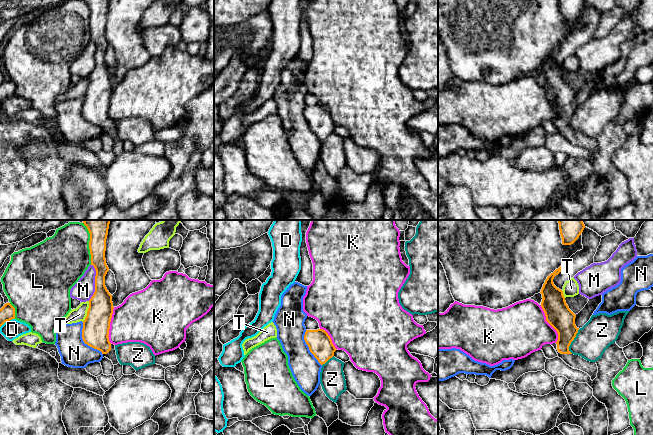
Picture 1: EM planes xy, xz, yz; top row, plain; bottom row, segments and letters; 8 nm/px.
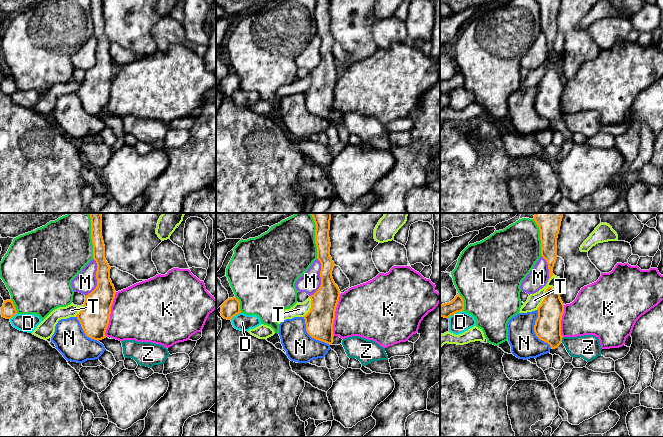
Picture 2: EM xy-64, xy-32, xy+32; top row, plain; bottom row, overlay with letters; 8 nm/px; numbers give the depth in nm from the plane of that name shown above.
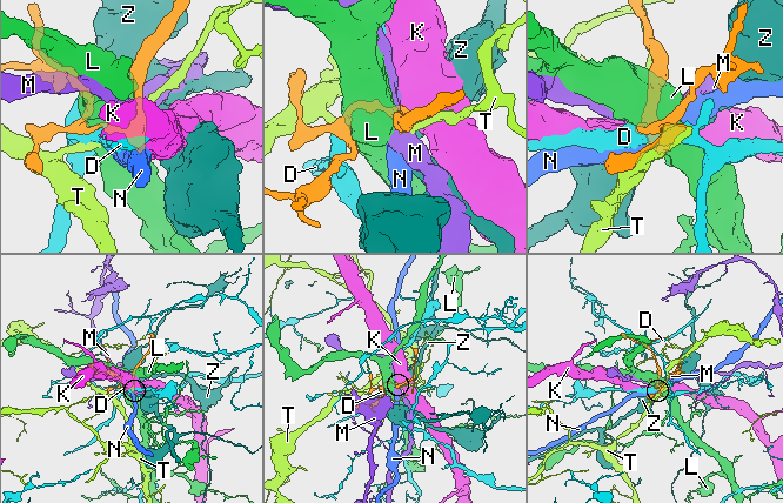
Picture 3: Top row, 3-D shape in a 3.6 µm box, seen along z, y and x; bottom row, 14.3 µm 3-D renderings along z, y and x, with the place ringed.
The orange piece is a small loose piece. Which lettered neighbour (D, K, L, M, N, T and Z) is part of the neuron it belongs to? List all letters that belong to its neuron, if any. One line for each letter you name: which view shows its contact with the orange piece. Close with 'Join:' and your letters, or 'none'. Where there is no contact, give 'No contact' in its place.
Join: none

